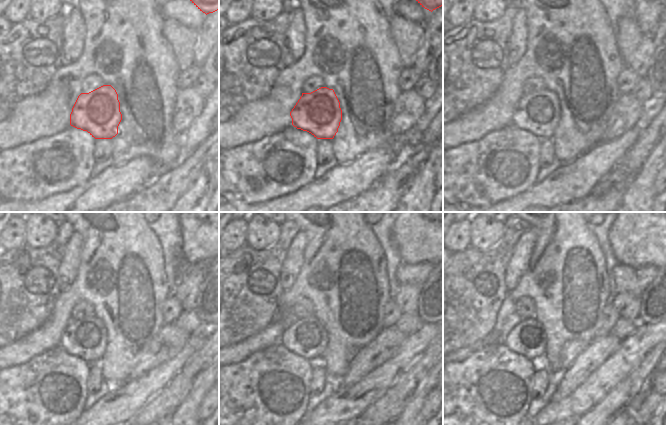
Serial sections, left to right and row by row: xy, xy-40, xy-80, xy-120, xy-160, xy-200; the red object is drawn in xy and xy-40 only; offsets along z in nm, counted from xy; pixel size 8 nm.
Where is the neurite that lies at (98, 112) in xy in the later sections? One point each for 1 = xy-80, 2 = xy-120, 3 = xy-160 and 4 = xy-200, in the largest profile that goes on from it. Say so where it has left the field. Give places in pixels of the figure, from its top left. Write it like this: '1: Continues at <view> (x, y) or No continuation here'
1: Continues at xy-80 (539, 113)
2: Continues at xy-120 (86, 338)
3: Continues at xy-160 (307, 337)
4: Continues at xy-200 (528, 338).

